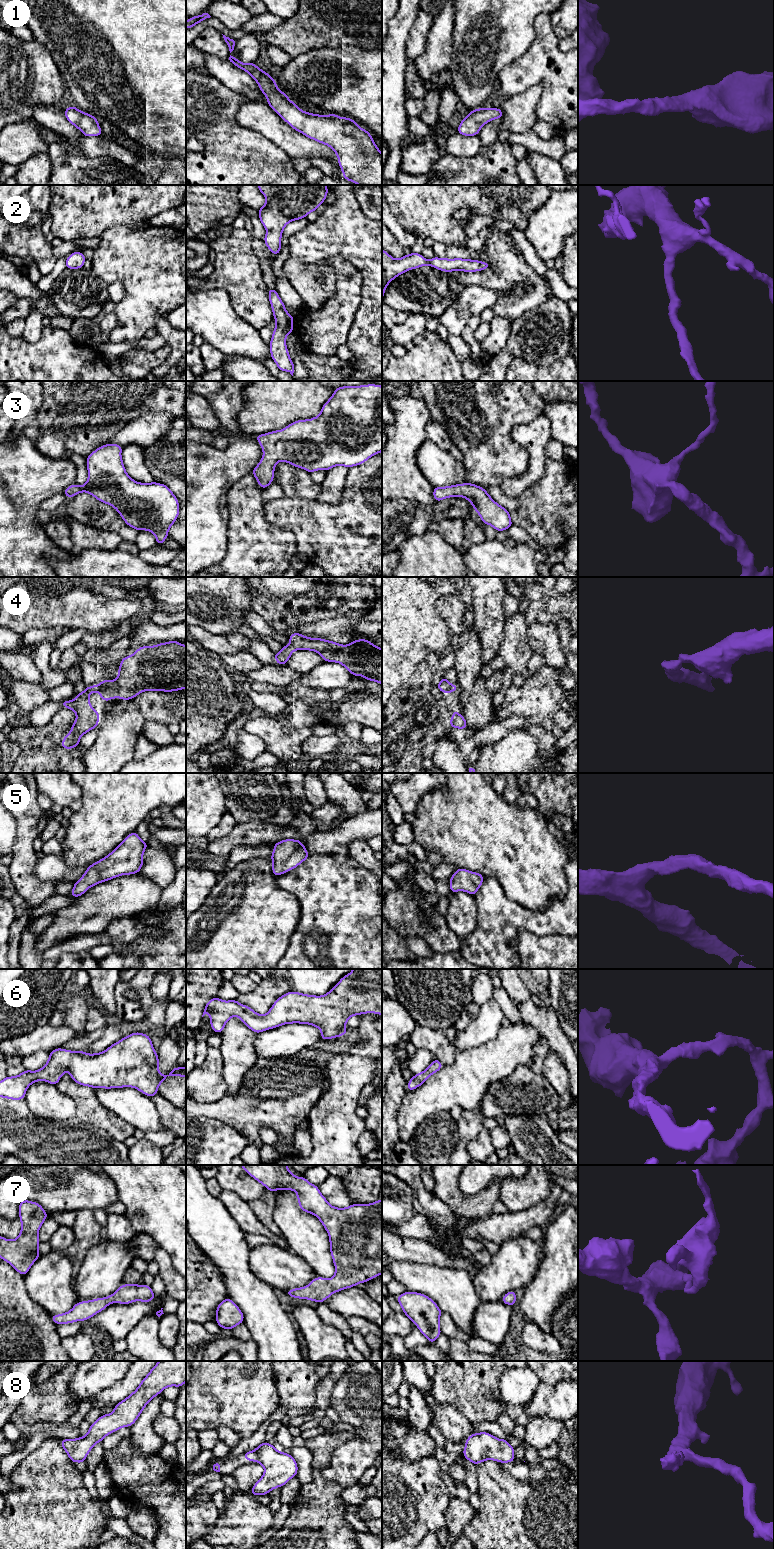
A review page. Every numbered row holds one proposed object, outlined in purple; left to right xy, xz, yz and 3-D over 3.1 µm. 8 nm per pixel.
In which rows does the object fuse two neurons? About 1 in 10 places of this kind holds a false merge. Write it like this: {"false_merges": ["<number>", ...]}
{"false_merges": []}

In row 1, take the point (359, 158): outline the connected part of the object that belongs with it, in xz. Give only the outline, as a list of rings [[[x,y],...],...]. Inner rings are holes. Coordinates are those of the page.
[[[231,55],[229,60],[251,75],[267,97],[267,104],[294,130],[329,146],[336,153],[345,180],[358,185],[382,185],[382,153],[368,130],[360,128],[350,117],[301,110],[255,62],[245,64]]]

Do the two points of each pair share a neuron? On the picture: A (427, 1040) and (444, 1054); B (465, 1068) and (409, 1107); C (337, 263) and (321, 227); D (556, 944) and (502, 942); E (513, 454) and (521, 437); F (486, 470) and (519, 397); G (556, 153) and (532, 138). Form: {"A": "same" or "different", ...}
{"A": "same", "B": "same", "C": "different", "D": "different", "E": "different", "F": "same", "G": "same"}

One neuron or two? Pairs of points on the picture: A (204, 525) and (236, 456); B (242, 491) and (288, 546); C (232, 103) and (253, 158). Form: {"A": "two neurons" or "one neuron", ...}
{"A": "one neuron", "B": "one neuron", "C": "one neuron"}

